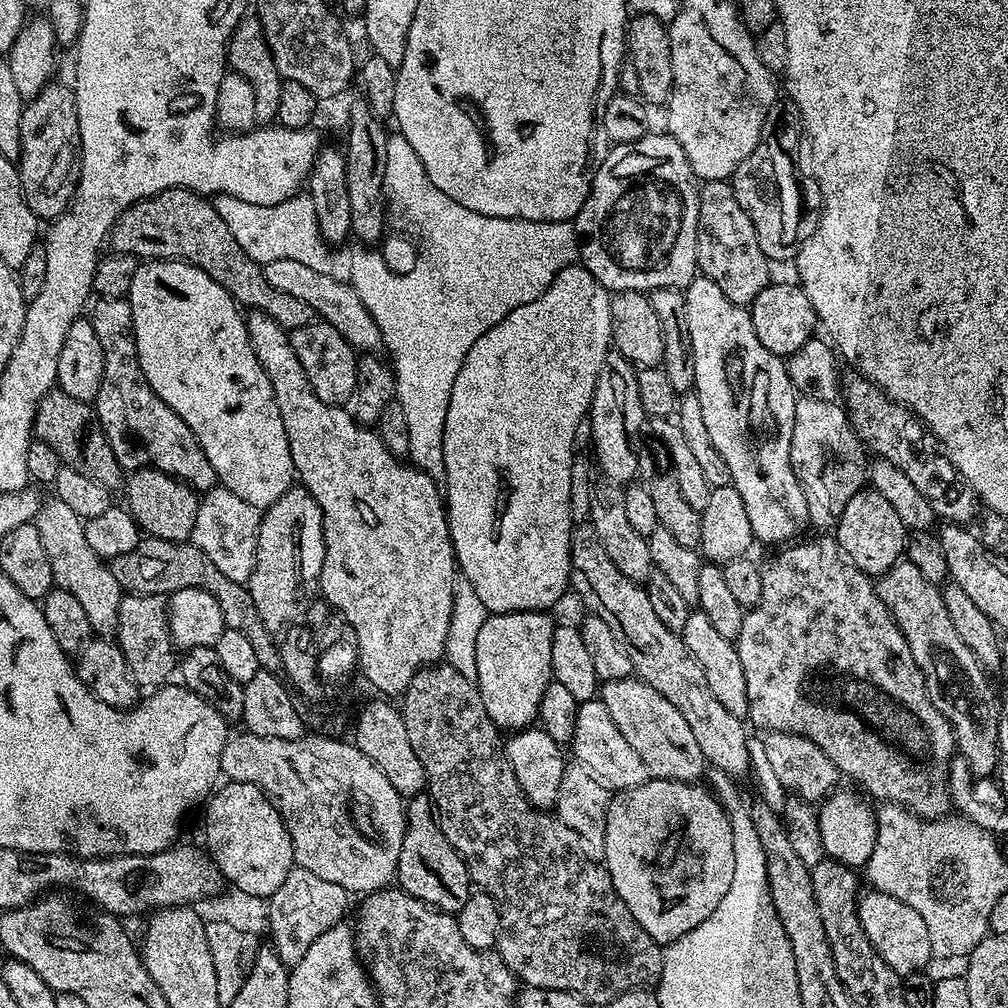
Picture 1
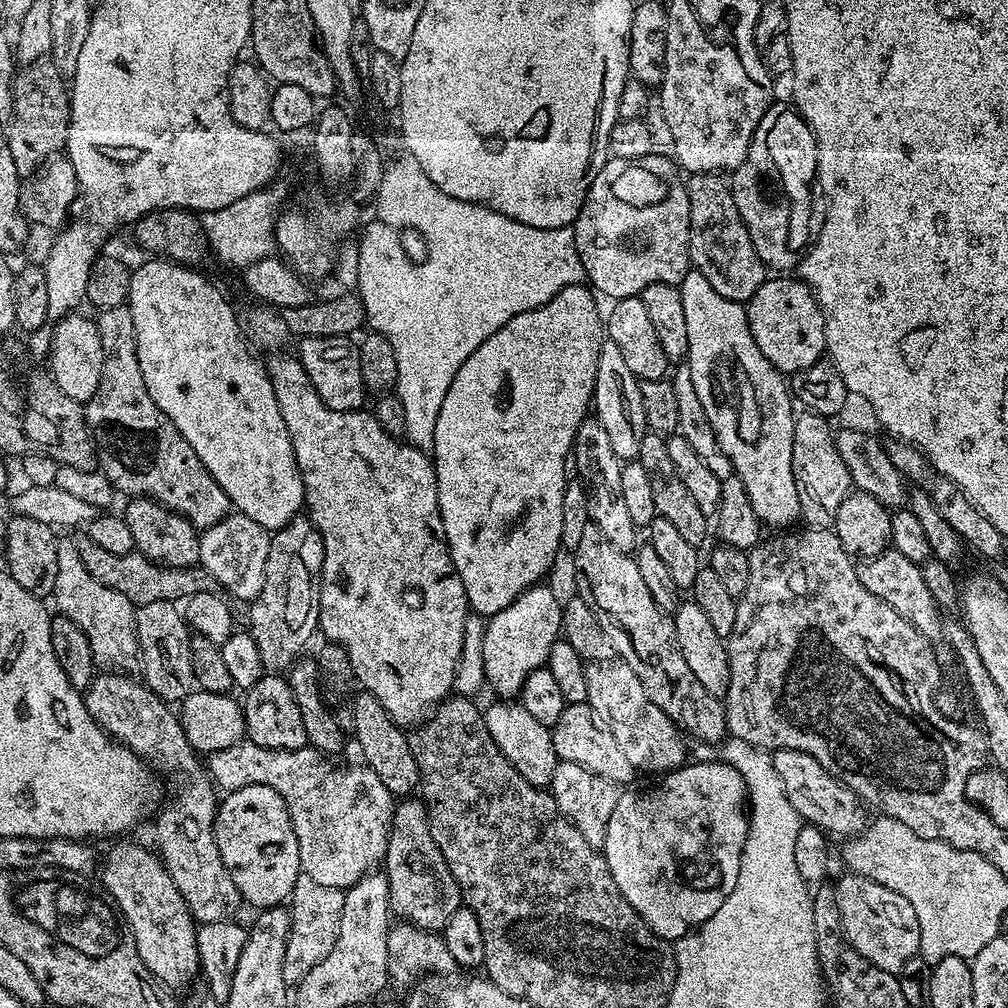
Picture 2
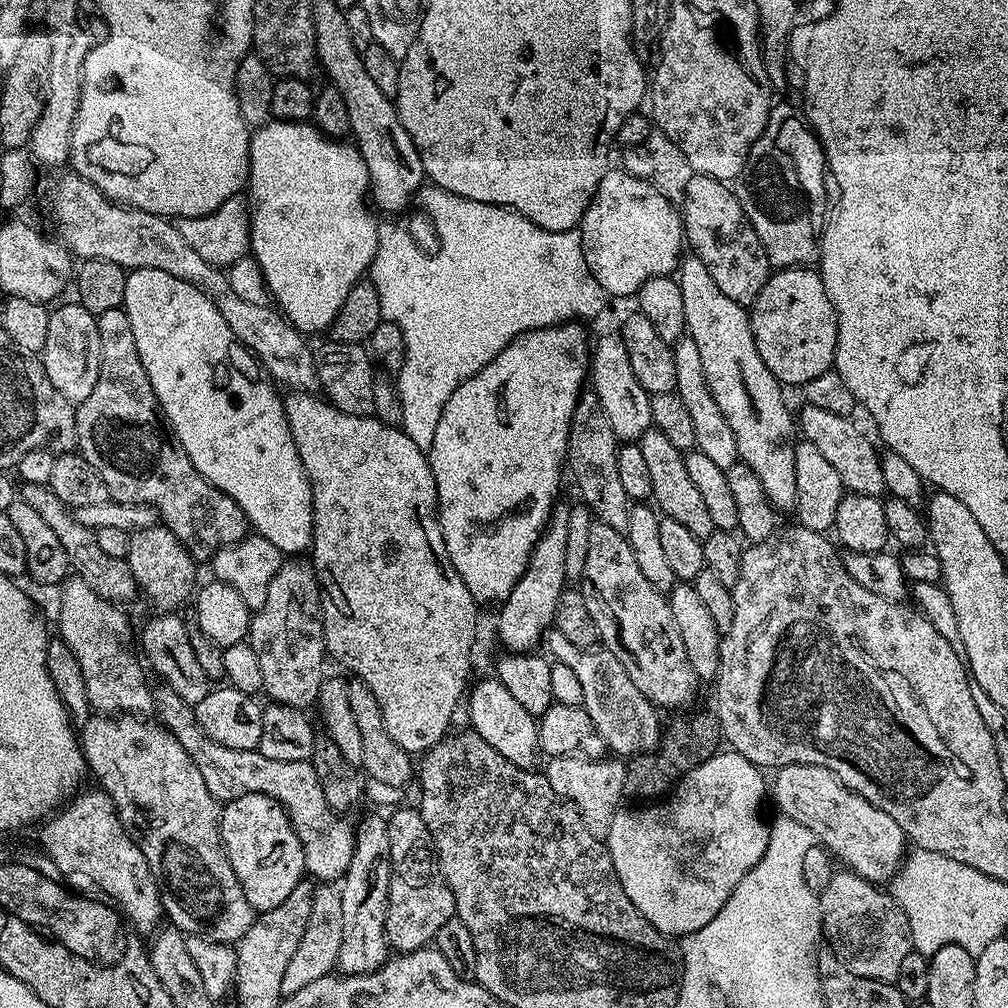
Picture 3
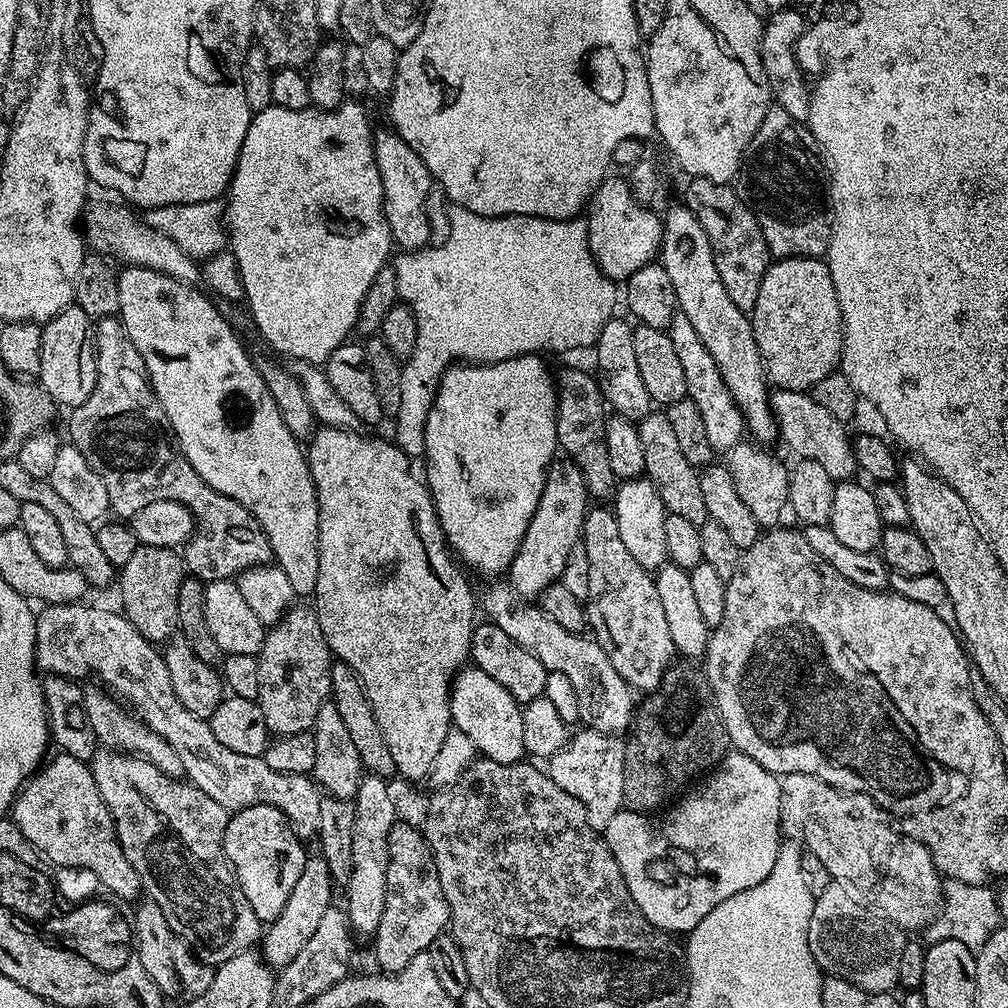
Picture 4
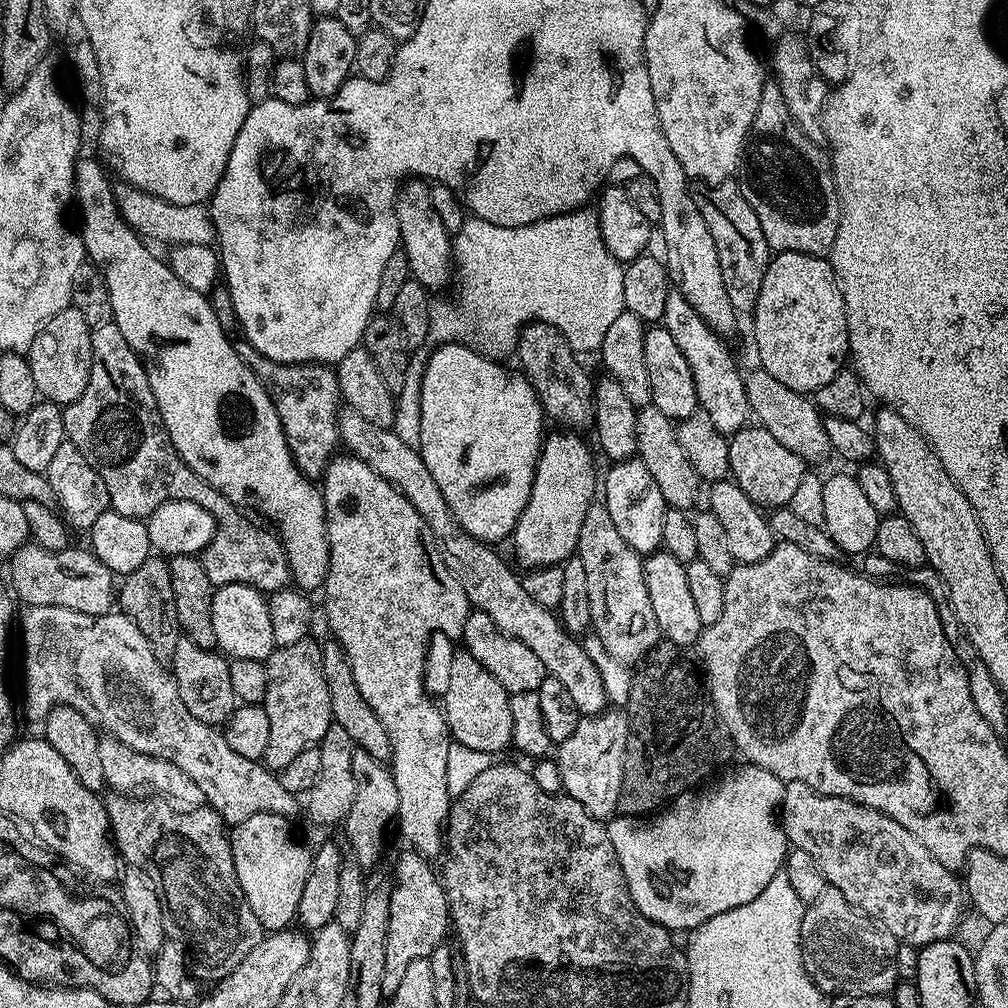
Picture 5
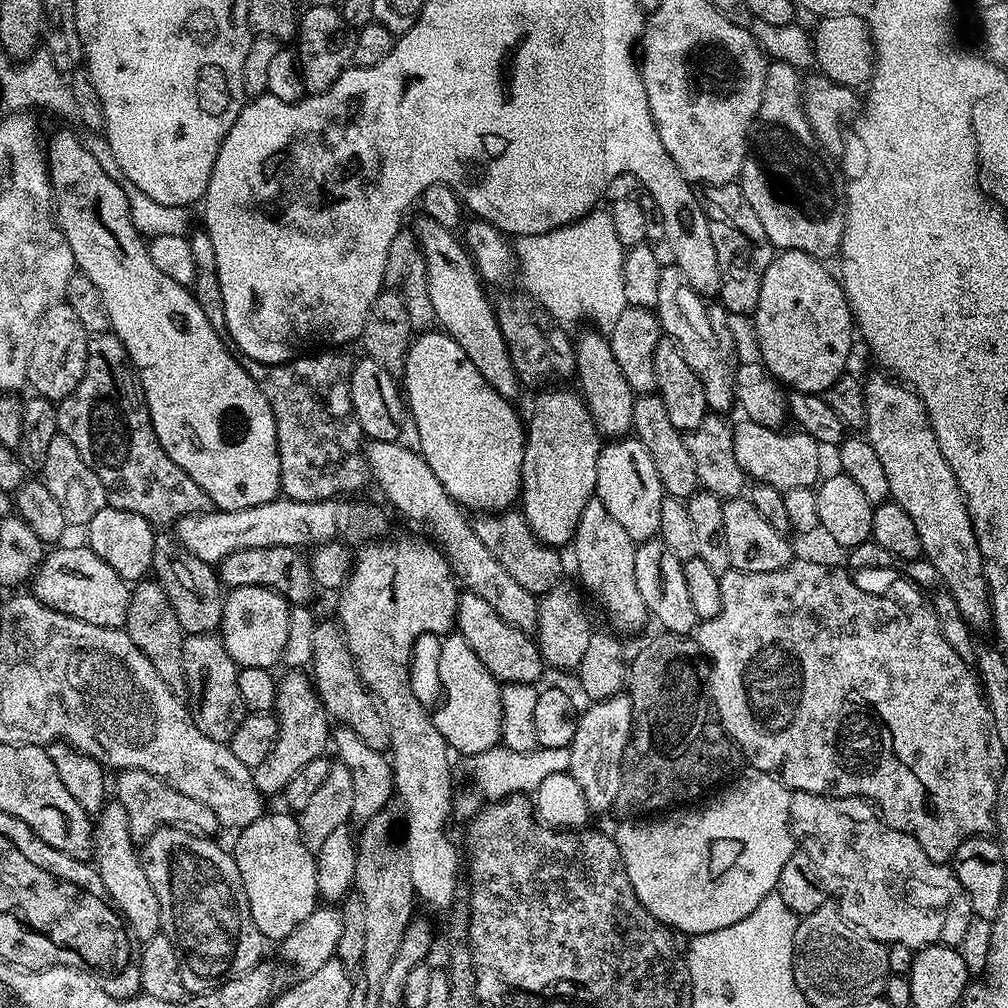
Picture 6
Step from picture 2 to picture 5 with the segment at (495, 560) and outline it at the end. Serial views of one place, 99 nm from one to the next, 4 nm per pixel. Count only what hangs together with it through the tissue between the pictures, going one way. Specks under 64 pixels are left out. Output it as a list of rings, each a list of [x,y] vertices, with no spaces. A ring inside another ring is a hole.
[[[441,344],[431,349],[432,357],[424,360],[424,373],[420,383],[420,447],[418,449],[422,462],[426,462],[426,470],[430,470],[430,478],[438,482],[438,490],[442,490],[442,498],[446,498],[446,506],[450,506],[450,514],[458,522],[466,534],[483,544],[499,545],[499,540],[507,541],[516,528],[516,519],[526,510],[526,502],[530,498],[530,490],[534,486],[536,463],[540,457],[540,445],[546,435],[546,417],[540,407],[540,400],[532,388],[532,384],[519,371],[508,373],[503,363],[480,355],[475,348],[466,344]]]

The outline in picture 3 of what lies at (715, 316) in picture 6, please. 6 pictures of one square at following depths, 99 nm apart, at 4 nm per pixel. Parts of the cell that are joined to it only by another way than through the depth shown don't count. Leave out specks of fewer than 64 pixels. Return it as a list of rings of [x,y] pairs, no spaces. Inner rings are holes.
[[[685,334],[676,341],[672,349],[674,358],[674,374],[676,375],[677,394],[686,405],[686,414],[690,414],[690,426],[694,430],[695,451],[706,454],[722,469],[734,466],[740,458],[738,442],[734,442],[734,432],[730,424],[718,410],[718,402],[714,402],[714,394],[710,394],[710,386],[706,382],[706,374],[702,370],[702,358],[698,355],[698,346],[694,346],[692,337]]]

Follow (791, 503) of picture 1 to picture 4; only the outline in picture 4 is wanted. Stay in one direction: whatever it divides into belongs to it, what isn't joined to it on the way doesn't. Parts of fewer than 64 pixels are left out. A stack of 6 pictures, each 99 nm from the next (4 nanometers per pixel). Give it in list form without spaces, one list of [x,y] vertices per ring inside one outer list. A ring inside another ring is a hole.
[[[686,206],[672,208],[663,213],[664,238],[658,253],[670,283],[674,285],[676,307],[679,315],[690,318],[698,338],[710,350],[710,355],[718,365],[718,374],[730,390],[730,398],[744,415],[744,423],[751,439],[756,442],[776,440],[776,419],[772,413],[770,381],[764,372],[764,363],[758,354],[758,342],[754,342],[752,321],[726,294],[722,278],[718,278],[718,266],[714,266],[714,254],[710,250],[710,238],[702,230],[702,222]]]

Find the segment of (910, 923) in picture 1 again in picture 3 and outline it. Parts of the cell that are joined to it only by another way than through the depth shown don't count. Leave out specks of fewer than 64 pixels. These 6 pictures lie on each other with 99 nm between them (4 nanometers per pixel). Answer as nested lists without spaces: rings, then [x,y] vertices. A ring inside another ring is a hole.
[[[847,870],[833,871],[830,882],[818,895],[823,939],[826,941],[827,947],[831,948],[836,957],[844,963],[846,970],[850,970],[862,978],[881,980],[887,984],[895,982],[902,958],[906,958],[906,954],[910,954],[914,950],[908,919],[900,905],[883,887],[871,884],[858,873]]]

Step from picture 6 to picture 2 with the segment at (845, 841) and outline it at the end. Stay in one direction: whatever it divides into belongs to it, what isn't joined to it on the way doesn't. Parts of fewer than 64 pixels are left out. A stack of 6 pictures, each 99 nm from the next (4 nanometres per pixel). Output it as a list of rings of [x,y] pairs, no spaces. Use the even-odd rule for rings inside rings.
[[[777,748],[772,752],[772,761],[774,770],[778,770],[778,778],[782,778],[782,790],[786,798],[790,798],[790,806],[798,810],[801,821],[815,824],[817,828],[824,829],[825,833],[839,838],[852,838],[865,830],[866,808],[860,797],[814,758],[810,758],[810,754],[802,750]]]

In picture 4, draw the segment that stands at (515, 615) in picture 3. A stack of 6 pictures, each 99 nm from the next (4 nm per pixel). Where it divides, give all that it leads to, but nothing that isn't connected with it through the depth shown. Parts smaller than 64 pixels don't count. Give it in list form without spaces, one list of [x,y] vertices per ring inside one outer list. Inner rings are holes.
[[[553,459],[542,486],[542,498],[538,498],[538,510],[534,510],[534,518],[530,518],[530,526],[526,526],[526,534],[520,543],[520,553],[506,573],[507,583],[512,585],[521,600],[535,601],[544,595],[551,584],[559,581],[570,550],[581,543],[580,531],[589,507],[590,497],[584,485],[582,470],[578,470],[573,460]]]

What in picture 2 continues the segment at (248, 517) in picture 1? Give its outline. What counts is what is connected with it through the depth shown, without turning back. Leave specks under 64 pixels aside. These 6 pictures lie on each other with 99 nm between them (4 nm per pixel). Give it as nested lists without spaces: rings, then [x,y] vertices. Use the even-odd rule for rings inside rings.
[[[233,511],[222,522],[200,532],[200,563],[229,597],[251,602],[262,594],[262,582],[266,582],[266,558],[270,558],[272,538],[269,529],[258,526],[254,518],[246,518]]]

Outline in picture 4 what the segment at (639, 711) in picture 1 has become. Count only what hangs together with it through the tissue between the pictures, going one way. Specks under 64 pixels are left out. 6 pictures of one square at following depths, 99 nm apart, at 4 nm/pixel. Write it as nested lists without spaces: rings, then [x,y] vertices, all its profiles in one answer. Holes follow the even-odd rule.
[[[500,582],[489,583],[492,585],[481,596],[479,593],[478,604],[483,615],[485,612],[491,623],[506,630],[506,634],[510,634],[522,650],[530,650],[530,654],[542,662],[548,673],[561,672],[570,678],[574,694],[578,694],[578,714],[584,728],[595,728],[598,732],[609,734],[627,733],[638,704],[635,699],[632,701],[633,689],[629,688],[622,674],[614,670],[606,650],[602,650],[602,646],[587,635],[562,630],[562,626],[546,615],[543,608],[521,600],[511,584],[496,583]]]

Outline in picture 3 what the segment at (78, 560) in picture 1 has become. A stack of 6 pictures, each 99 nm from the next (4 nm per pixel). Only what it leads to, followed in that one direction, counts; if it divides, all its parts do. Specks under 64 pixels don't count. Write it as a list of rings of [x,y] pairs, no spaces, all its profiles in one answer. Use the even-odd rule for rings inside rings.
[[[72,574],[64,581],[60,592],[60,632],[59,639],[64,640],[78,658],[82,666],[82,678],[86,678],[86,694],[93,709],[100,714],[148,714],[154,708],[154,692],[148,689],[148,680],[144,677],[145,665],[136,661],[136,656],[128,652],[128,635],[132,628],[128,625],[128,616],[119,603],[103,600],[81,576]]]

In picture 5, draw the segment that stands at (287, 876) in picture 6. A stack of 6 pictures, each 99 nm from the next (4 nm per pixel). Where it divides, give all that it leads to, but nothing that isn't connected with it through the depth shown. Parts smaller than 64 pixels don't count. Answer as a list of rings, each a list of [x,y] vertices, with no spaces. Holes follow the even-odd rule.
[[[259,812],[235,825],[230,832],[238,886],[242,886],[242,894],[265,933],[280,932],[297,919],[298,902],[302,902],[302,890],[312,865],[312,852],[292,837],[288,824],[291,823],[283,816]]]

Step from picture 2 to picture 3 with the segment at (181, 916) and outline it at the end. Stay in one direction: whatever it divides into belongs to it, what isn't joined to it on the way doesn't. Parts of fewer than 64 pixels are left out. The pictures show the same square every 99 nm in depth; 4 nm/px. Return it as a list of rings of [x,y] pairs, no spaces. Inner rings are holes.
[[[92,786],[92,789],[90,789],[89,792],[84,791],[85,790],[77,791],[75,795],[73,795],[71,799],[69,799],[67,803],[63,805],[63,807],[51,813],[51,815],[49,815],[47,819],[45,819],[43,823],[39,825],[39,828],[41,827],[40,844],[42,847],[45,848],[41,849],[43,849],[43,851],[46,853],[48,859],[56,865],[57,873],[59,873],[61,877],[89,876],[89,878],[92,879],[98,887],[100,887],[97,889],[99,889],[99,891],[103,893],[103,895],[107,896],[109,901],[115,902],[118,905],[120,911],[123,912],[125,918],[127,918],[127,920],[131,923],[132,927],[135,928],[137,932],[141,934],[155,933],[157,931],[158,925],[161,923],[161,921],[165,919],[165,914],[164,907],[162,906],[162,902],[160,901],[160,891],[158,890],[158,886],[154,882],[154,874],[150,874],[150,866],[146,866],[146,858],[142,854],[142,850],[138,850],[138,846],[136,845],[135,840],[132,840],[130,838],[130,834],[122,826],[122,822],[118,818],[118,814],[116,813],[116,807],[114,806],[114,802],[112,801],[112,799],[110,799],[103,790],[96,786]]]

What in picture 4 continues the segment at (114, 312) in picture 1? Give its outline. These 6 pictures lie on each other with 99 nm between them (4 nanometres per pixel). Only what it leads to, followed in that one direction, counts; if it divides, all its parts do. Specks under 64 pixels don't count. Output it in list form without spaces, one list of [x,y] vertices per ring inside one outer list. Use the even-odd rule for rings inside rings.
[[[103,316],[94,324],[94,335],[96,338],[96,381],[90,398],[86,398],[84,404],[71,409],[68,420],[68,432],[71,443],[94,466],[94,474],[106,482],[106,494],[110,494],[109,509],[117,512],[117,517],[130,518],[142,506],[150,506],[150,502],[159,500],[173,500],[186,510],[190,510],[192,523],[194,525],[192,536],[182,548],[182,559],[184,567],[195,579],[230,580],[240,573],[256,568],[259,564],[266,564],[272,560],[272,547],[266,538],[259,522],[234,498],[226,498],[214,486],[202,479],[198,470],[190,466],[190,462],[184,456],[176,442],[176,435],[172,433],[170,422],[166,418],[166,410],[158,402],[156,392],[148,381],[148,371],[142,362],[142,354],[130,342],[126,334],[124,324],[116,316]]]

